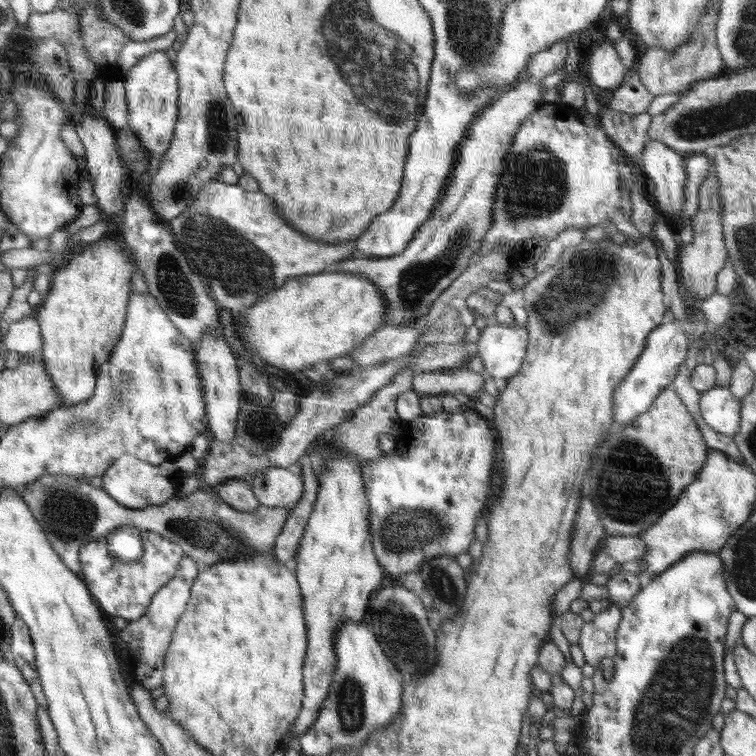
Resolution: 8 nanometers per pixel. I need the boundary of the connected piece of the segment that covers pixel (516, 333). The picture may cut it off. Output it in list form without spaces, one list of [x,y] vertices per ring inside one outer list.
[[[489,323],[479,332],[476,355],[492,378],[510,378],[522,366],[528,332],[517,324]]]

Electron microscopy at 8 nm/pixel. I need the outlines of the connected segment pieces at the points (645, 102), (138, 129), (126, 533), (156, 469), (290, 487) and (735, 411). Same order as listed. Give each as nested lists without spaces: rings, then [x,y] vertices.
[[[627,68],[626,78],[615,88],[608,109],[626,114],[642,114],[648,111],[652,100],[652,94],[643,85],[637,72]]]
[[[152,52],[134,66],[127,67],[125,95],[127,98],[128,124],[127,128],[139,138],[141,145],[149,154],[148,172],[158,170],[160,159],[168,150],[175,133],[179,108],[178,75],[175,63],[168,58],[166,52]]]
[[[134,527],[117,529],[104,539],[109,544],[109,550],[120,562],[132,562],[143,555],[141,540],[142,531]]]
[[[126,456],[116,459],[104,472],[101,476],[103,482],[101,488],[122,506],[143,509],[168,502],[175,496],[177,488],[185,477],[186,475],[175,466],[174,462],[167,461],[160,465],[152,465],[133,456]]]
[[[273,467],[249,479],[255,497],[267,507],[294,506],[303,495],[303,480],[293,468]]]
[[[714,386],[700,394],[699,408],[702,419],[716,432],[734,437],[738,433],[741,418],[741,404],[729,387]]]

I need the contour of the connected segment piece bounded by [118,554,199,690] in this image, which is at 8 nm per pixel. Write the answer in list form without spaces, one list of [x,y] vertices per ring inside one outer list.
[[[185,554],[179,562],[175,576],[158,589],[146,612],[138,620],[128,621],[128,626],[120,633],[120,640],[124,642],[124,646],[120,646],[122,654],[118,654],[124,678],[130,678],[132,682],[140,683],[145,689],[150,690],[163,684],[164,659],[168,645],[171,643],[179,616],[182,616],[190,600],[191,586],[198,574],[197,562]]]

